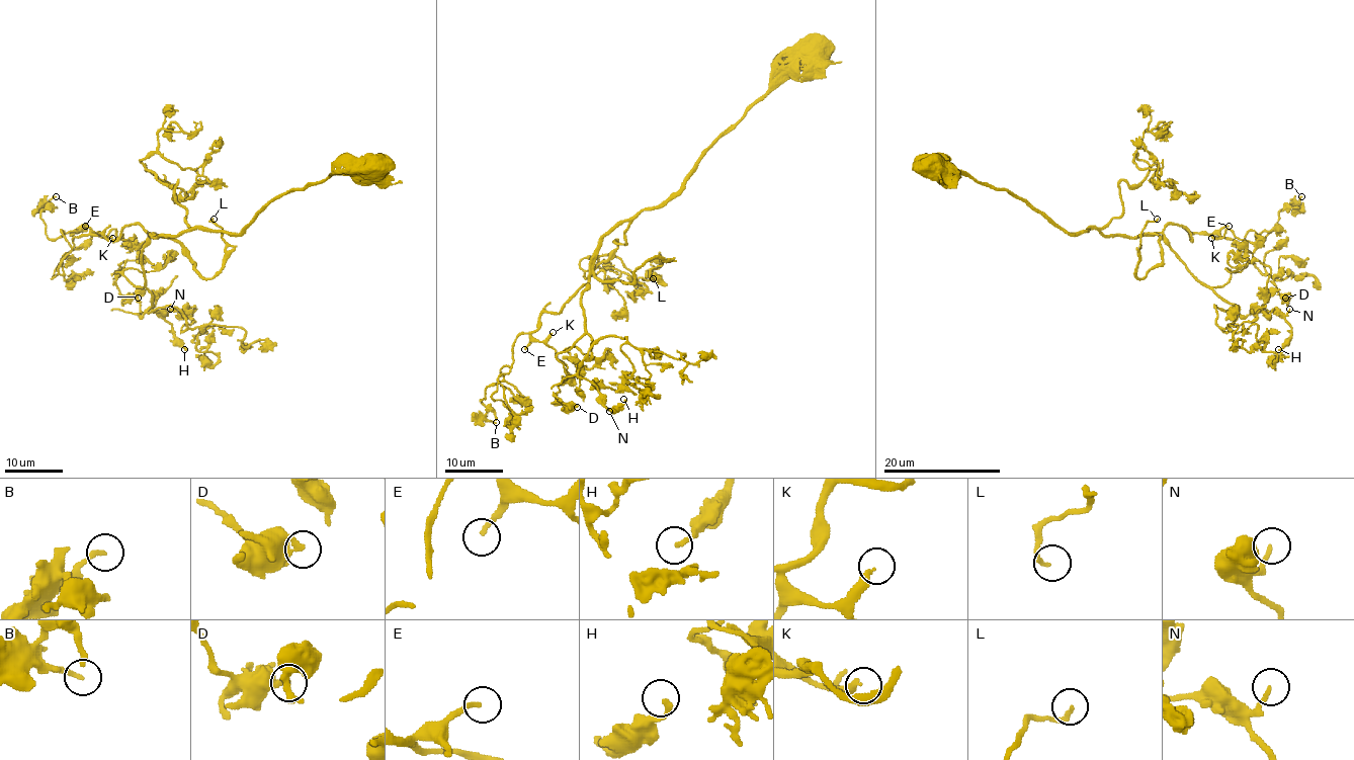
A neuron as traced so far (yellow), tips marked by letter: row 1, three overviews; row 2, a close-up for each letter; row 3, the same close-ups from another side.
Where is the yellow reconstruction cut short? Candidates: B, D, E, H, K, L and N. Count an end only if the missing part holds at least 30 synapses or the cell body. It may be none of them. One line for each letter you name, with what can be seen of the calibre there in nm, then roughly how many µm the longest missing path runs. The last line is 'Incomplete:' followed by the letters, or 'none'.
E: 190 nm | 20 µm
K: 280 nm | 15 µm
L: 170 nm | 8 µm
Incomplete: E, K, L

